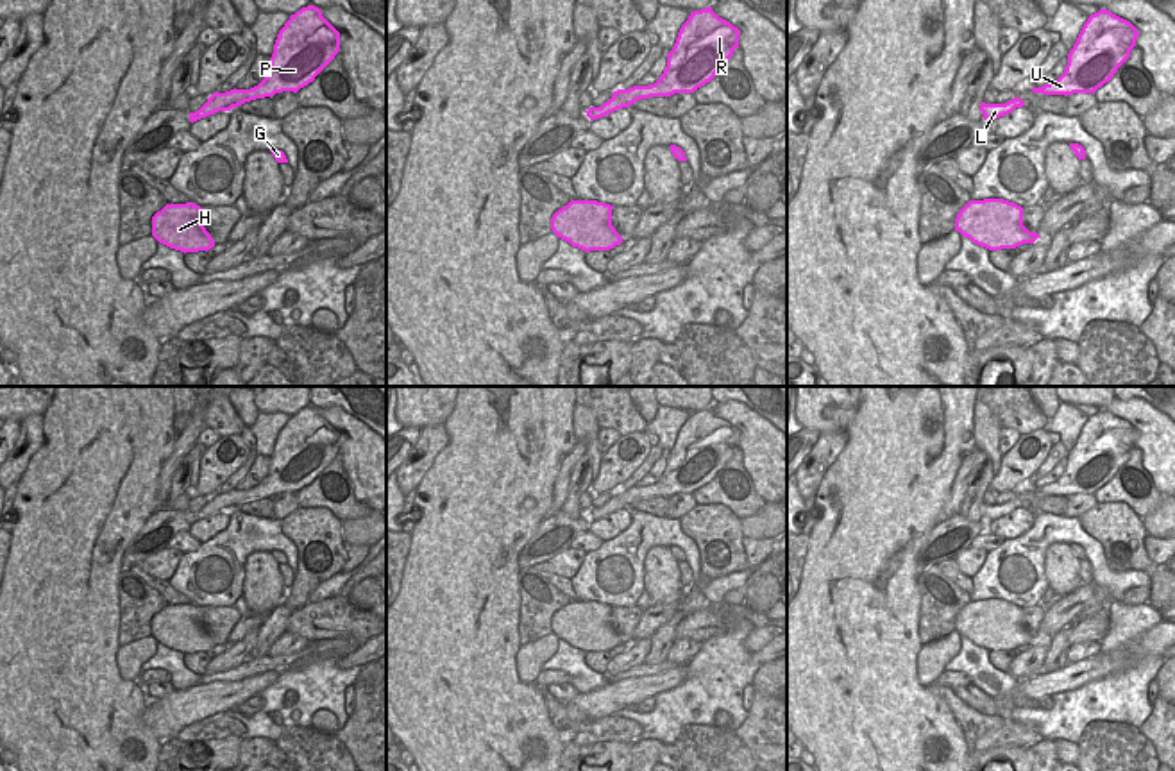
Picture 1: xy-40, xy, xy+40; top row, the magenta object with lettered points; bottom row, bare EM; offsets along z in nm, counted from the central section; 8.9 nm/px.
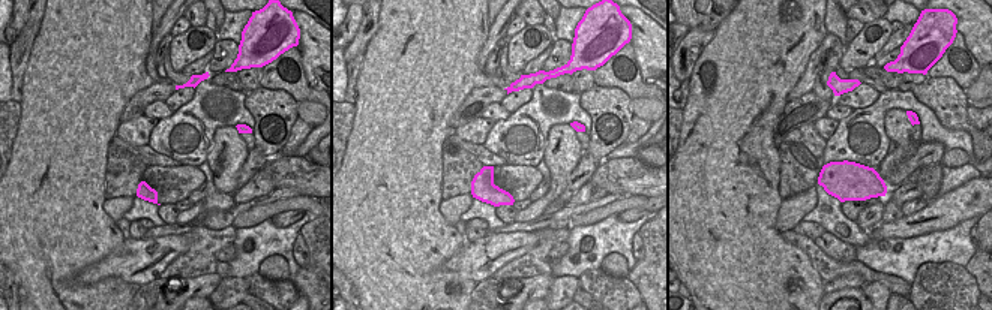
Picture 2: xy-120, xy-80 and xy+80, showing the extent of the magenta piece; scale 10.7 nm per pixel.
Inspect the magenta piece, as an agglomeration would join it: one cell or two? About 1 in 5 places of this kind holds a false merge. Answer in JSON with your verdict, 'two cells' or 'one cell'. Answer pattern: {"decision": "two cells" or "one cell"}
{"decision": "one cell"}

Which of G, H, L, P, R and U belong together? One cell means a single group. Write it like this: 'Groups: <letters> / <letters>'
Groups: G H L P R U

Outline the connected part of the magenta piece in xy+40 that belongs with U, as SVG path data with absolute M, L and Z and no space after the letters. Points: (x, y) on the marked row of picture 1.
M1100 9L1084 23L1068 54L1064 73L1055 82L1032 88L1032 91L1064 97L1073 93L1095 95L1130 57L1137 36L1139 32L1130 21Z

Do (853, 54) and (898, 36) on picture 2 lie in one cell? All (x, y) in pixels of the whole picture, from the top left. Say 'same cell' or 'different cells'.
different cells

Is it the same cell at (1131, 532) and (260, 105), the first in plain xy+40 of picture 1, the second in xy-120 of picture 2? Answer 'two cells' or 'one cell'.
one cell

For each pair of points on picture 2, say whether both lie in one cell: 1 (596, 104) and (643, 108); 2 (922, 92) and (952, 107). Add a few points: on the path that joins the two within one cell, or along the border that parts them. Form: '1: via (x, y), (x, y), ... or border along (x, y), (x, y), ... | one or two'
1: border along (631, 101), (634, 114) | two
2: via (929, 92), (938, 93), (944, 99) | one

